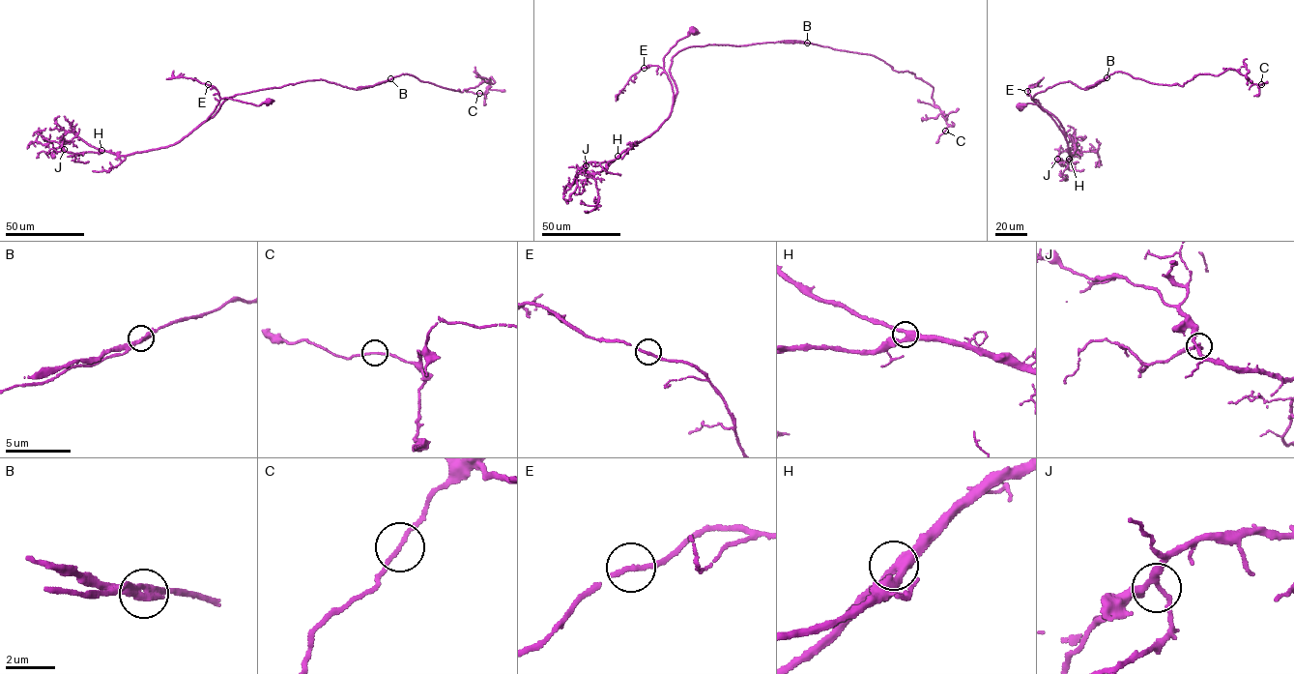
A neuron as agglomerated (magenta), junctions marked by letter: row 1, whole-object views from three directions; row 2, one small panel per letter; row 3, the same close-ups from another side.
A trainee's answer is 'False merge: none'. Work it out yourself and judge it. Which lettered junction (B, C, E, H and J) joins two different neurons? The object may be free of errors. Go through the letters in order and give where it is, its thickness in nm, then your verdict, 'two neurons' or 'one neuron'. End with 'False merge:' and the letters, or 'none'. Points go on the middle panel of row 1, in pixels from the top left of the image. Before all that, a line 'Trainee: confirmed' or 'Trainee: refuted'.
Trainee: refuted
B: (807, 43) | 360 nm | two neurons
C: (945, 131) | 150 nm | one neuron
E: (644, 68) | 200 nm | one neuron
H: (618, 156) | 360 nm | one neuron
J: (586, 165) | 200 nm | one neuron
False merge: B

